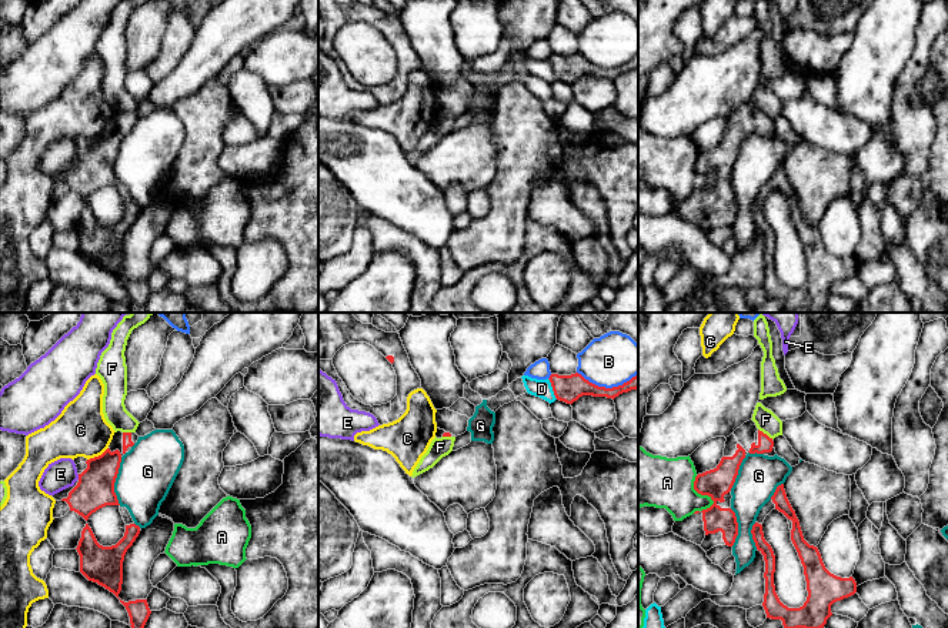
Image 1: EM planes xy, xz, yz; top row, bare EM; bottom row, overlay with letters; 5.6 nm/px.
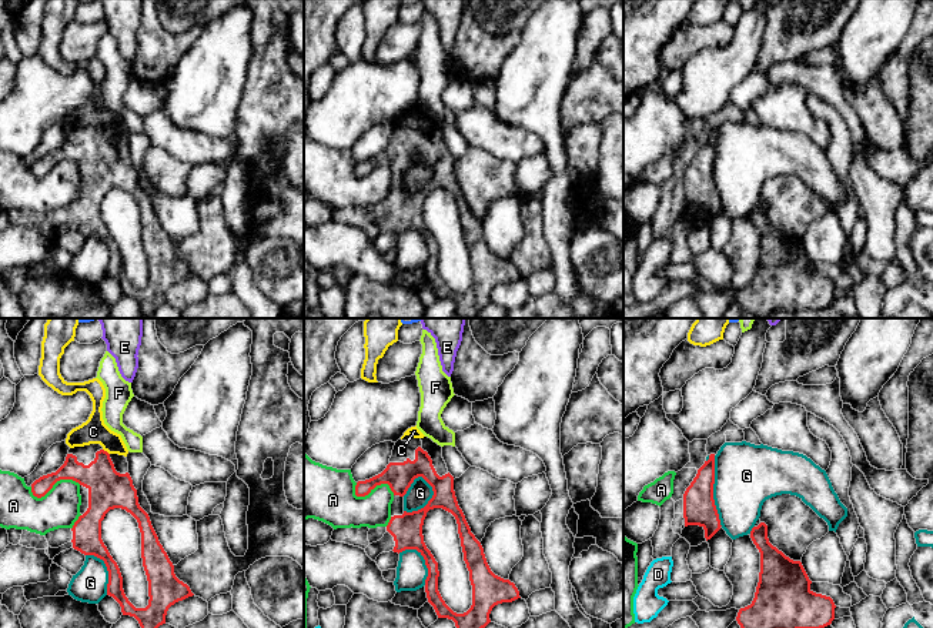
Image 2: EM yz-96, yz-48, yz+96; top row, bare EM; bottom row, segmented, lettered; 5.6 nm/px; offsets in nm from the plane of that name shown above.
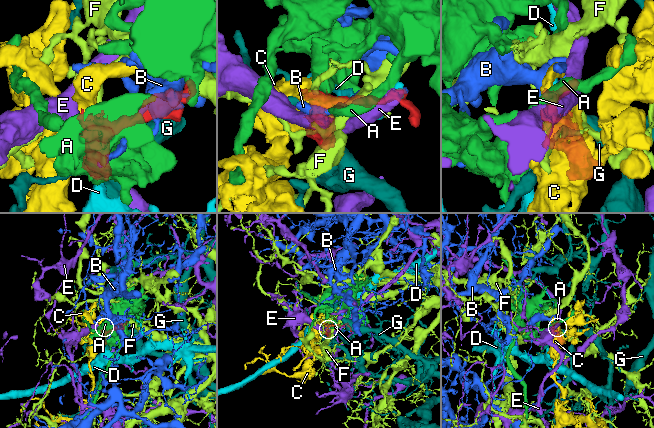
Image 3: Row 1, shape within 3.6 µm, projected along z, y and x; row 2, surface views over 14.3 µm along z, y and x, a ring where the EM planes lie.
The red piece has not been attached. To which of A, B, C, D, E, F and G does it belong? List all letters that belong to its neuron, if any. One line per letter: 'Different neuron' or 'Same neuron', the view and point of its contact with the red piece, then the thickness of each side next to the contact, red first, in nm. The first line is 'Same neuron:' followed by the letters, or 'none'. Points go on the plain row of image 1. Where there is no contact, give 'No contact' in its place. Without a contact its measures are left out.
Same neuron: none
A: Different neuron. Touches red at yz (704, 174). Thickness 160 nm (red) against 280 nm
B: Different neuron. Touches red at xz (607, 69). Thickness 160 nm (red) against 300 nm
C: Different neuron. Touches red at xy (99, 136). Thickness 220 nm (red) against 300 nm
D: Different neuron. Touches red at xz (553, 69). Thickness 160 nm (red) against 100 nm
E: Different neuron. Touches red at xy (79, 157). Thickness 220 nm (red) against 160 nm
F: Different neuron. Touches red at yz (765, 114). Thickness 90 nm (red) against 120 nm
G: Different neuron. Touches red at xy (114, 161). Thickness 220 nm (red) against 320 nm

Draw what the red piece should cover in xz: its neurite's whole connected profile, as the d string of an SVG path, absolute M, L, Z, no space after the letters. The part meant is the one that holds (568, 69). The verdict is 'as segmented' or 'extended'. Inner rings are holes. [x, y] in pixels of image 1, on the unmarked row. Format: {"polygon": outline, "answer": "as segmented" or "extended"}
{"polygon": "M578 53L571 56L551 54L548 60L551 63L555 78L567 84L573 84L583 76L607 77L614 80L622 73L638 69L638 54L622 66L612 69L598 67L585 60Z", "answer": "as segmented"}

